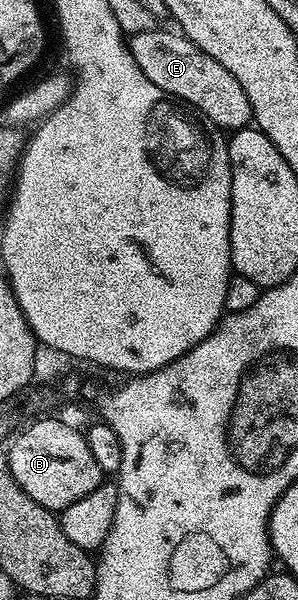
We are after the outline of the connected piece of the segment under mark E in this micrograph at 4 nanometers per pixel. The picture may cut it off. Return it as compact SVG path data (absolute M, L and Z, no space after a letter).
M154 28L150 31L134 34L129 41L129 48L134 61L150 80L161 87L169 97L179 98L191 105L196 105L211 120L212 126L223 131L234 131L250 126L253 118L249 99L241 91L241 83L209 55L205 55L180 32L161 31Z

